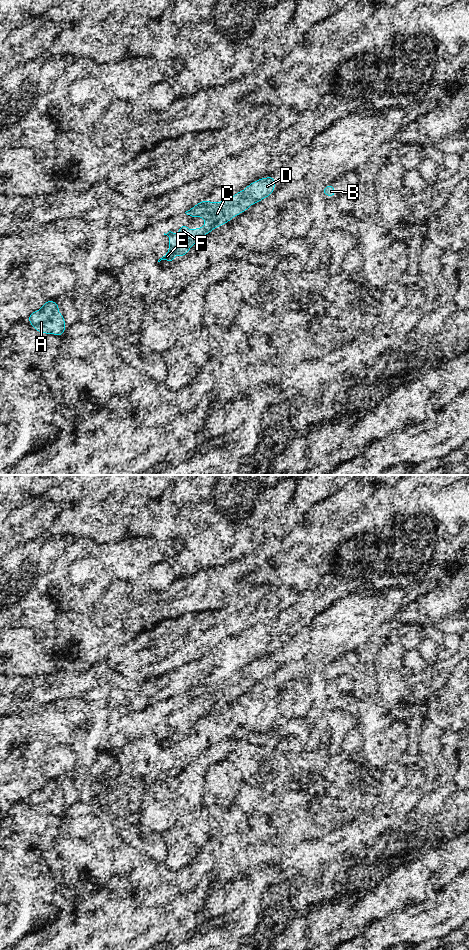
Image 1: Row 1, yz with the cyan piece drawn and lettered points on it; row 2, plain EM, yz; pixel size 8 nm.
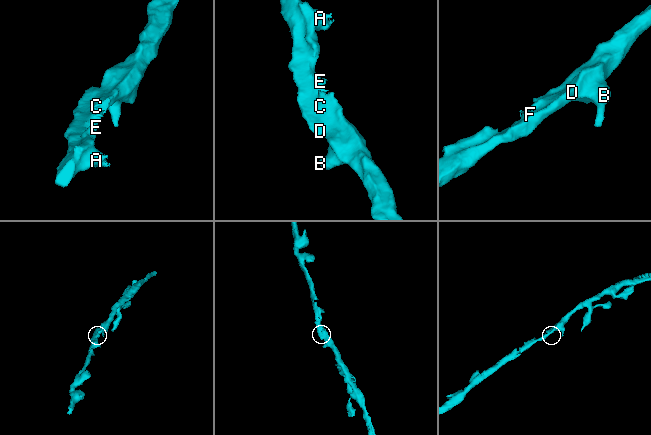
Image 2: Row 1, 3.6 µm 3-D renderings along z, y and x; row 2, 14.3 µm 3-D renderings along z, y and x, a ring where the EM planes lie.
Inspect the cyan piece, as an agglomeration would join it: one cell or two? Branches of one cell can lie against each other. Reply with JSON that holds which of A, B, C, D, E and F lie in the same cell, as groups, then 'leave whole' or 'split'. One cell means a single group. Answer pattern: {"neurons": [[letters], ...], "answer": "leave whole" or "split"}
{"neurons": [["A", "B", "C", "D", "E", "F"]], "answer": "leave whole"}

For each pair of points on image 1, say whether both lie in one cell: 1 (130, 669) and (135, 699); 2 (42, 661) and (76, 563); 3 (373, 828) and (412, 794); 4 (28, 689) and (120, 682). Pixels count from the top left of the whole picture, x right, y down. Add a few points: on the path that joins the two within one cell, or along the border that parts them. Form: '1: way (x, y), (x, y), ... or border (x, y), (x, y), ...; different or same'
1: border (158, 677), (143, 682), (135, 682); different
2: border (77, 608), (62, 610), (50, 622); different
3: way (378, 815), (380, 809), (399, 794); same
4: way (51, 689), (77, 689), (86, 683), (97, 682); same

